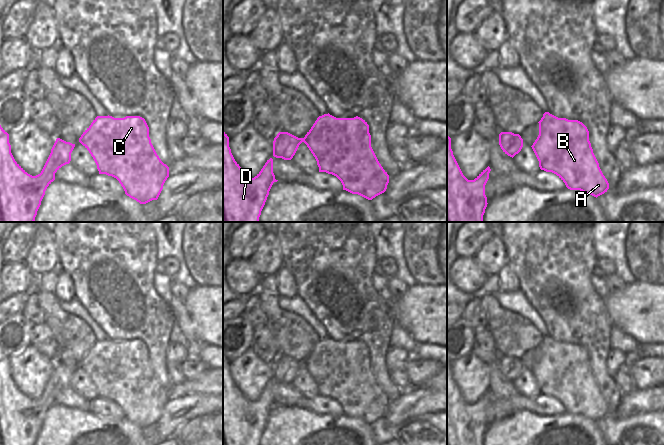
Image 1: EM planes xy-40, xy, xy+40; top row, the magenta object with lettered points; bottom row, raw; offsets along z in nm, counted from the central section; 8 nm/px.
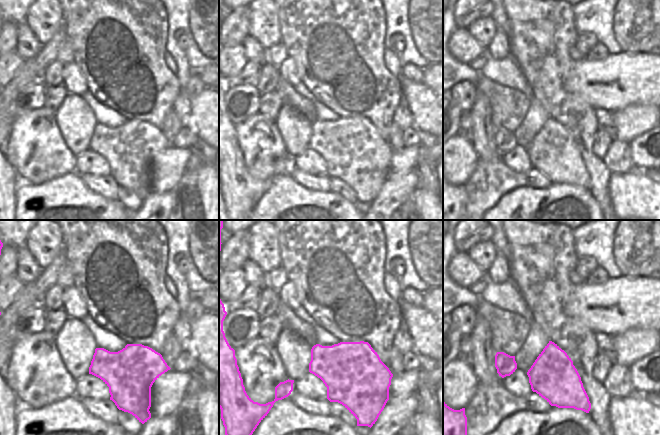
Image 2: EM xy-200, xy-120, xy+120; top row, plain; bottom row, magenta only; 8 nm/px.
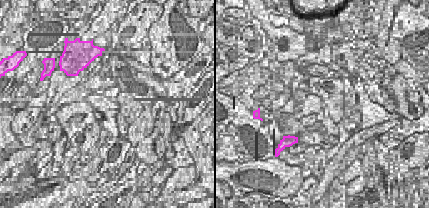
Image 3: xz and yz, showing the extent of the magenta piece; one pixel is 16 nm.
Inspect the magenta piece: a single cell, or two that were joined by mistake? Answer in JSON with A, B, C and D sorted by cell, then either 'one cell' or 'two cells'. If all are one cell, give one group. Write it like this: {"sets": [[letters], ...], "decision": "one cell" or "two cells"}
{"sets": [["A", "B", "C", "D"]], "decision": "one cell"}

